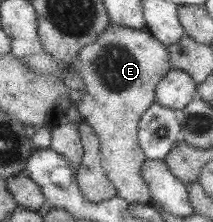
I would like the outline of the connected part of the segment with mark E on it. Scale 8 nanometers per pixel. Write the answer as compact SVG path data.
M109 25L94 42L84 45L71 67L83 83L77 111L98 139L100 166L115 188L116 196L129 203L149 203L150 193L141 175L144 153L138 144L138 123L153 102L155 85L171 68L169 53L145 29Z

